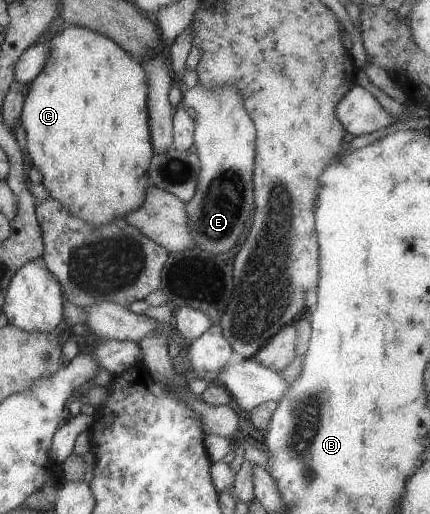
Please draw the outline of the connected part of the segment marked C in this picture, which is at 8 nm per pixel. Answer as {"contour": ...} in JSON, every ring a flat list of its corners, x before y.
{"contour":[[66,25,49,41,45,67,26,91,21,122,27,135,27,158,43,175,49,196,95,227,124,218,145,201,147,171,154,155,148,94,147,75,140,61,107,35,81,25]]}

